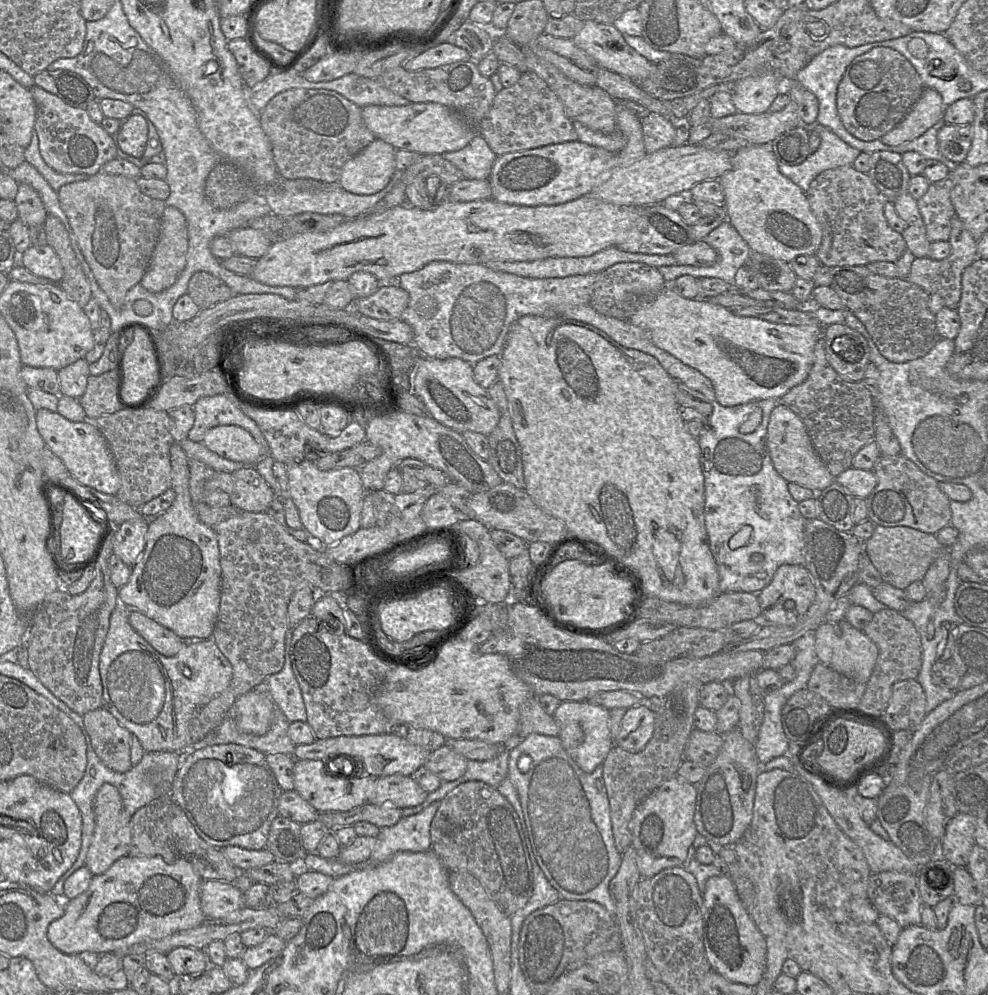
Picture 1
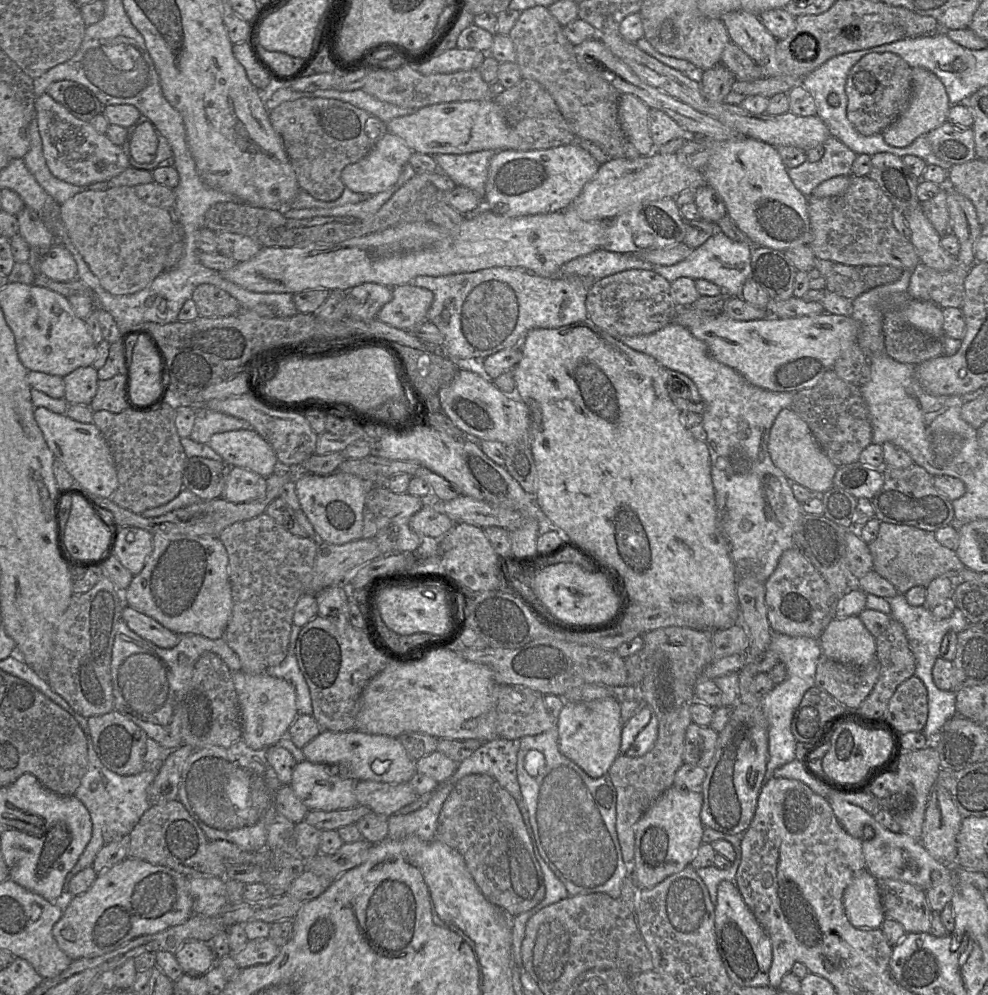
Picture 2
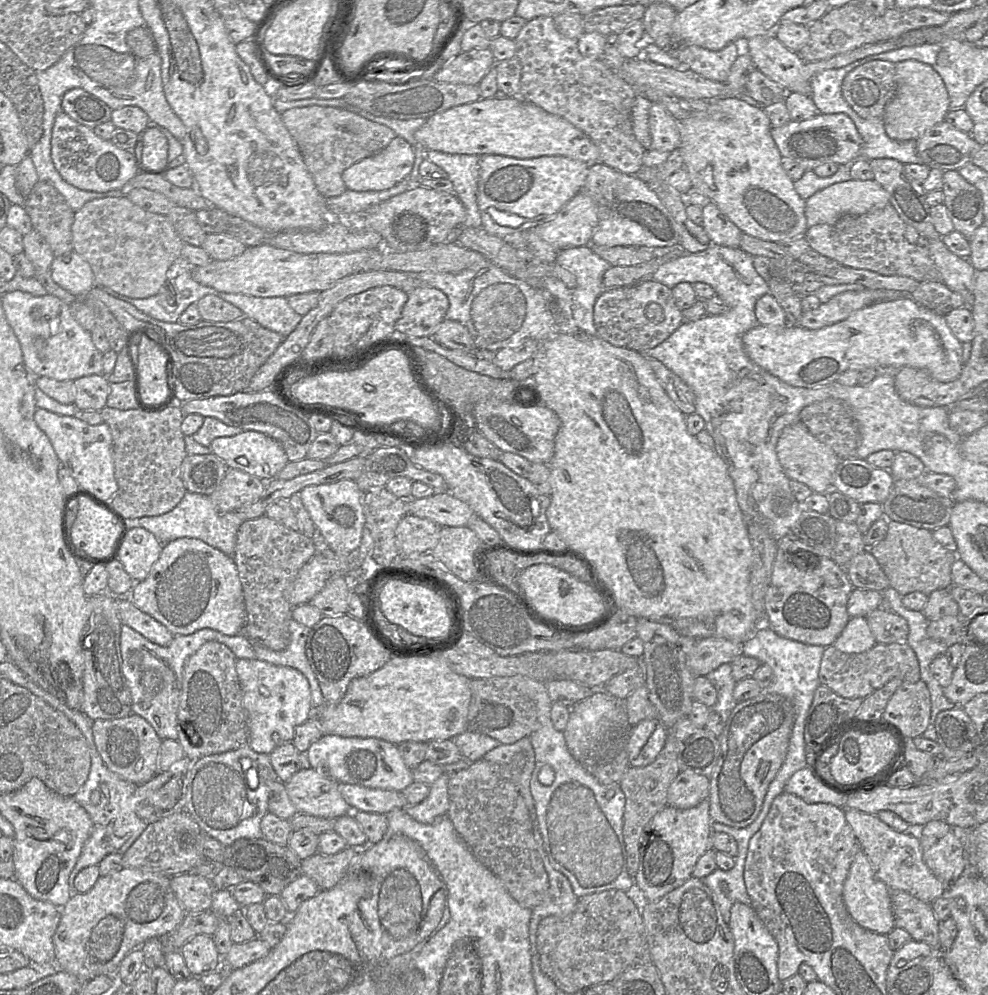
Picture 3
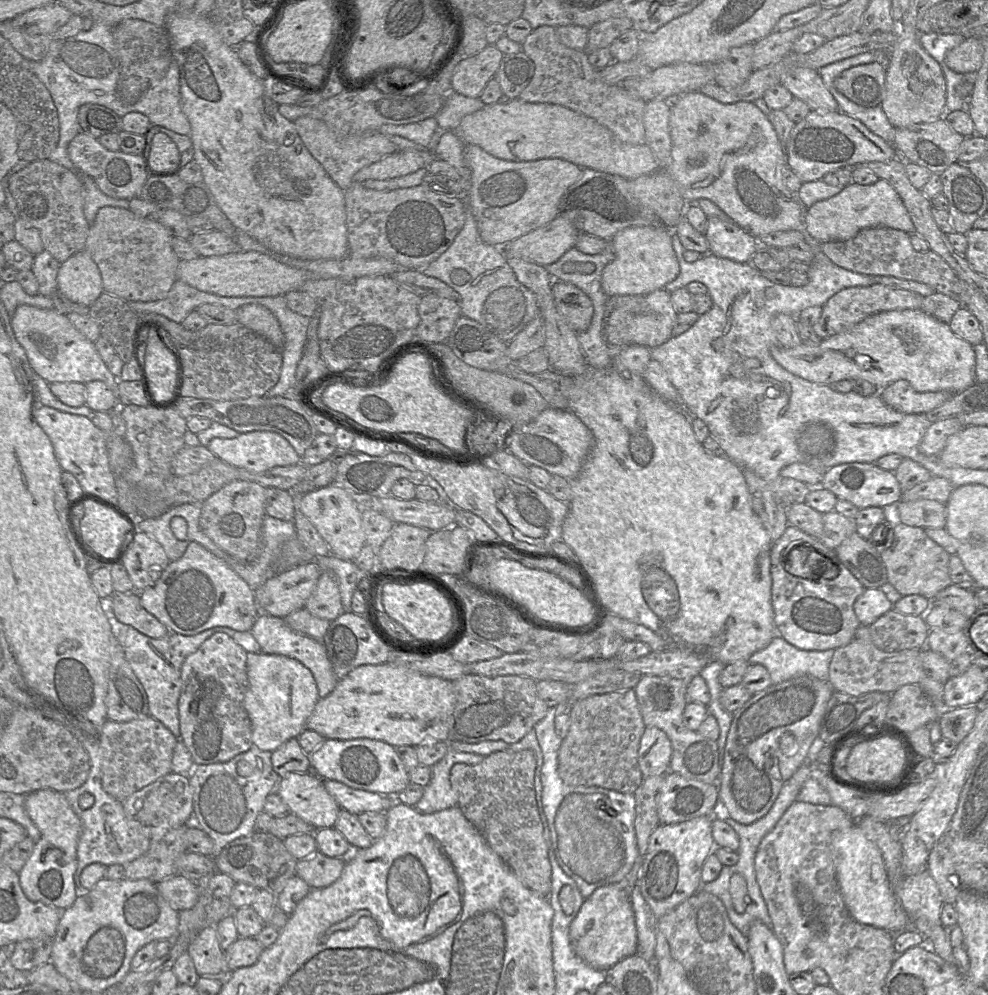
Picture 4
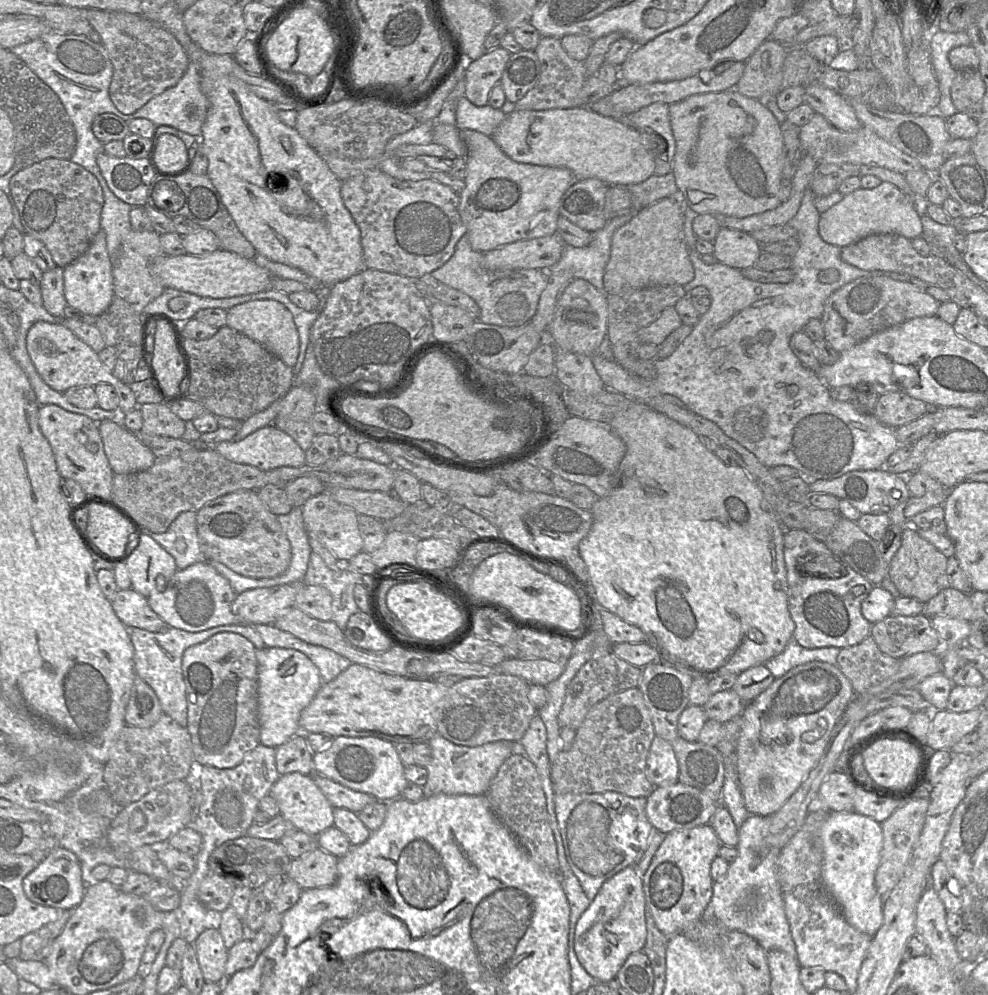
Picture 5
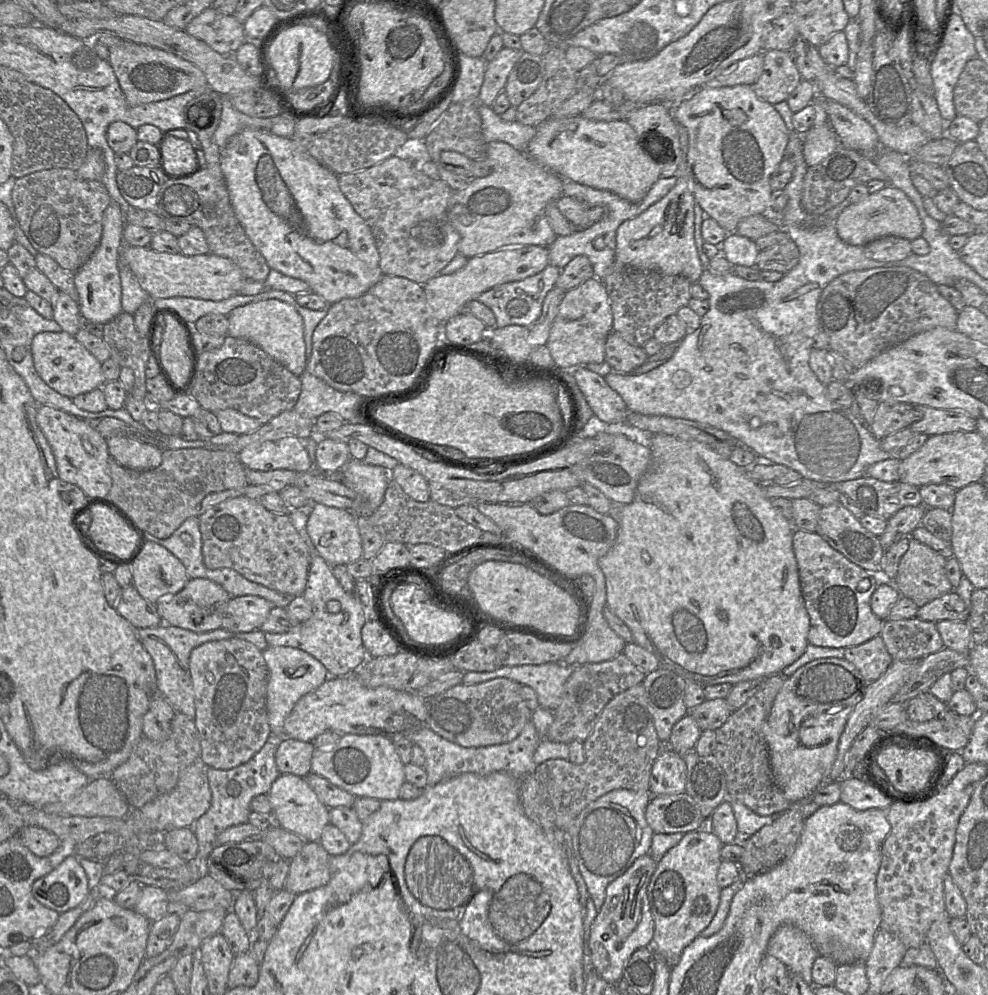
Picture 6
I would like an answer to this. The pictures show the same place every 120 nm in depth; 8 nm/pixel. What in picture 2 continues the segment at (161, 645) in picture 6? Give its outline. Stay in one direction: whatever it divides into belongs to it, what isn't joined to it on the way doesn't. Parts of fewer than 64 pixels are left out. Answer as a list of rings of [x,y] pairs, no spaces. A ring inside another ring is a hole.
[[[121,620],[117,626],[111,657],[111,681],[114,696],[114,711],[119,712],[134,722],[147,734],[148,738],[155,740],[165,749],[174,750],[178,748],[183,744],[181,736],[181,708],[183,699],[189,688],[197,660],[204,653],[208,652],[218,655],[231,672],[241,670],[241,663],[238,655],[229,647],[223,638],[209,639],[196,634],[180,635],[179,641],[175,647],[171,649],[163,649],[141,638],[133,632],[123,620]],[[180,655],[186,656],[187,663],[185,665],[179,664],[178,659]]]

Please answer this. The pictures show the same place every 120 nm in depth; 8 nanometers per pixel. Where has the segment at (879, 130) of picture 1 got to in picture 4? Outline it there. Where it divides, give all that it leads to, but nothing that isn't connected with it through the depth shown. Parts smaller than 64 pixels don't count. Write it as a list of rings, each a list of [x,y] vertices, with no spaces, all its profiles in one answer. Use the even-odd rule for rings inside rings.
[[[878,63],[861,64],[843,71],[834,80],[835,88],[862,107],[881,105],[886,89],[887,68]]]

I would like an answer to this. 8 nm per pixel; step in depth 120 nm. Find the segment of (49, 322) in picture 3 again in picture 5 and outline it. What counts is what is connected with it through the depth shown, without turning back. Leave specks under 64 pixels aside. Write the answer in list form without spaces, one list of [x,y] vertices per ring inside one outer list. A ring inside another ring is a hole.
[[[45,321],[34,323],[27,333],[26,348],[38,374],[52,389],[64,393],[75,386],[108,383],[116,391],[121,413],[127,413],[138,407],[136,397],[129,385],[108,371],[99,359],[98,353],[64,325]]]

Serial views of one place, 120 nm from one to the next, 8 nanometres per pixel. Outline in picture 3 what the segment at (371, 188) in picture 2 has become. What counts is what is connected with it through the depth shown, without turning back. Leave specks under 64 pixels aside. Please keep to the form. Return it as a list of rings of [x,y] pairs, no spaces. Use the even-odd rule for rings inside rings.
[[[396,136],[385,149],[344,170],[342,179],[352,191],[387,190],[409,176],[414,161],[415,147]]]

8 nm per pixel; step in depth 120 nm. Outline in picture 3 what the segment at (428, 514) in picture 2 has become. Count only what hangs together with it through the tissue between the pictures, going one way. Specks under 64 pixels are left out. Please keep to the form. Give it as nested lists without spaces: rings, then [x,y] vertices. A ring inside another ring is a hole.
[[[406,514],[395,531],[400,556],[431,553],[440,538],[440,529],[430,519]]]

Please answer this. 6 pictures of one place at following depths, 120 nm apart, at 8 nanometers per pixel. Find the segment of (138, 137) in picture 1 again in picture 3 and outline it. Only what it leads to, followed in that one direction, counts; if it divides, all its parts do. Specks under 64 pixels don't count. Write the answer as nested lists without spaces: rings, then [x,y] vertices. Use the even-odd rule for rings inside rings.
[[[147,127],[142,132],[143,149],[141,155],[142,172],[158,172],[169,165],[167,160],[168,142],[157,128]]]

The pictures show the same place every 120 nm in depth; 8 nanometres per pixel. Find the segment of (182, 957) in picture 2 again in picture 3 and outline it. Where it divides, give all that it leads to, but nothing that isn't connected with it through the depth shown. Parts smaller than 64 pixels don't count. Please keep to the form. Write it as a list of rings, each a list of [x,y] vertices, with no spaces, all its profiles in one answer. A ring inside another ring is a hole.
[[[199,934],[187,941],[179,950],[192,976],[218,970],[222,956],[218,953],[213,936]]]

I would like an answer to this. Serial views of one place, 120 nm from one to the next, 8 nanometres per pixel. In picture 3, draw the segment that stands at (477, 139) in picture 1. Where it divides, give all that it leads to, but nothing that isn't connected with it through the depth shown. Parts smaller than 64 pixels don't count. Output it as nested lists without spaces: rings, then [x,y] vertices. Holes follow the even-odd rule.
[[[427,151],[426,158],[442,168],[454,186],[454,193],[466,209],[466,218],[461,228],[481,228],[481,214],[477,203],[480,156],[447,154]]]

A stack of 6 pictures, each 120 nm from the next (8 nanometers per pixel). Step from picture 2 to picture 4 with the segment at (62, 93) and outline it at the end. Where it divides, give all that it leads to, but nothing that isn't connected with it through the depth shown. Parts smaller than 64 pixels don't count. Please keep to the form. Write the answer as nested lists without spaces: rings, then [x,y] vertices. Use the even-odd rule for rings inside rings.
[[[86,103],[79,107],[78,122],[84,132],[94,138],[107,133],[119,133],[123,130],[121,117],[113,110],[93,103]]]

